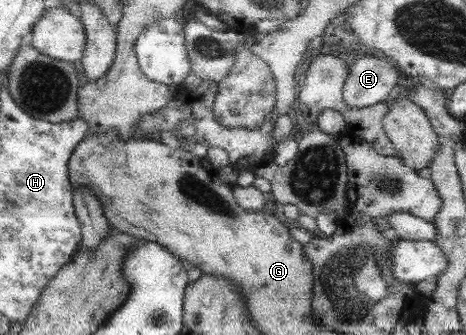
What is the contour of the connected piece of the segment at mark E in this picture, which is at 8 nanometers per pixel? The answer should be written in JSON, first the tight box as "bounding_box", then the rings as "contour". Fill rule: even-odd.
{"bounding_box":[342,52,397,108],"contour":[[[361,52],[358,59],[348,67],[348,76],[342,87],[342,100],[347,107],[369,108],[383,102],[395,83],[397,71],[393,69],[393,63],[389,65],[384,59],[375,59],[368,52]]]}

